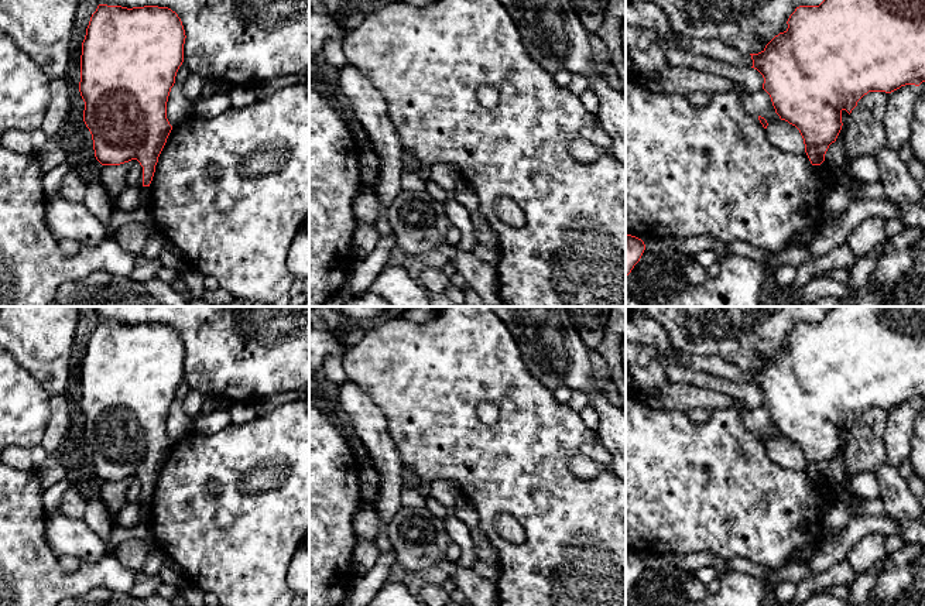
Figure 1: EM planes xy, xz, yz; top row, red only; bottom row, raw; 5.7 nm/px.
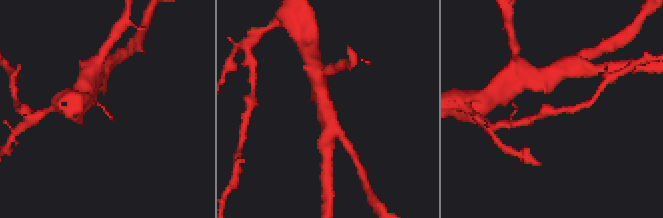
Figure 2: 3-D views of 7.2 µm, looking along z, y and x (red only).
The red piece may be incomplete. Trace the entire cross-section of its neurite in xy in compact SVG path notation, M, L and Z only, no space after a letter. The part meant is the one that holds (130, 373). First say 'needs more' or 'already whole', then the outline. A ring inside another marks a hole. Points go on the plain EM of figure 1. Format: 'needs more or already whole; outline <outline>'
already whole; outline M99 321L82 359L83 438L102 482L137 476L150 503L172 446L167 418L184 379L185 346L168 323Z

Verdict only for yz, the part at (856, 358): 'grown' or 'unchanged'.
unchanged

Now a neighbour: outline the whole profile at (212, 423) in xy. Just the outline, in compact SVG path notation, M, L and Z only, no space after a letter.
M219 408L206 415L193 418L195 431L205 435L216 434L232 424L227 408Z

